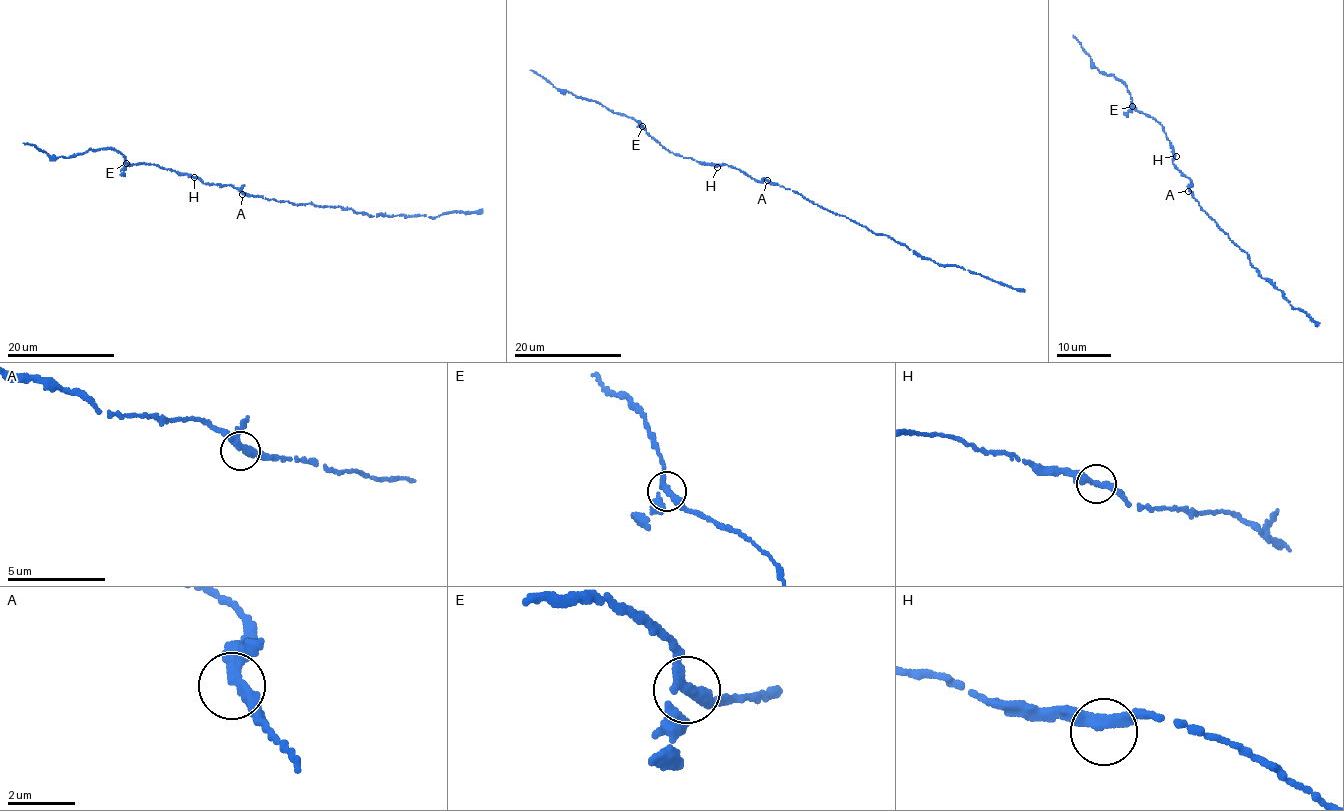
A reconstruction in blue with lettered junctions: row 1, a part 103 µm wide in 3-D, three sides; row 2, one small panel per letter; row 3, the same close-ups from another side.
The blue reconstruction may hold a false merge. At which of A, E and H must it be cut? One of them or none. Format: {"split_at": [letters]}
{"split_at": []}

